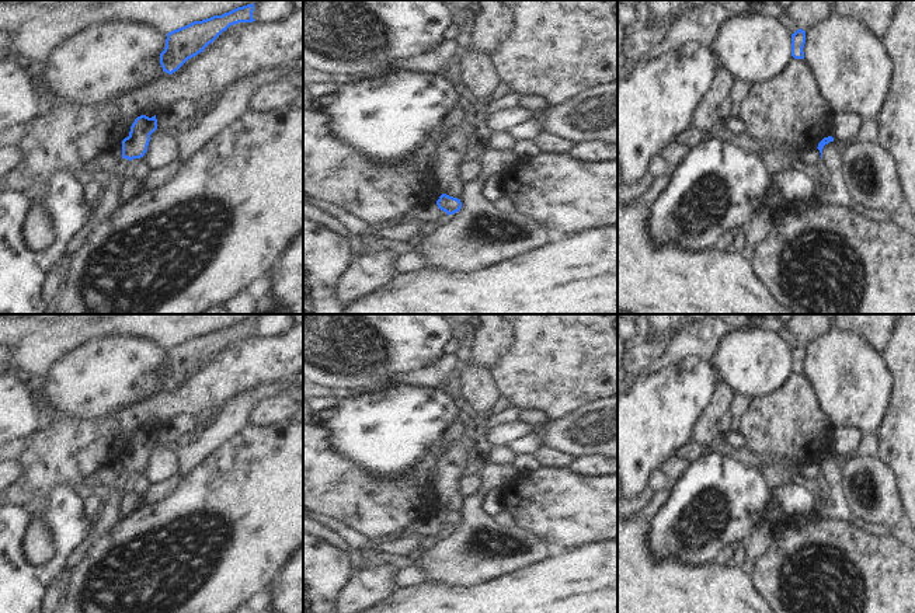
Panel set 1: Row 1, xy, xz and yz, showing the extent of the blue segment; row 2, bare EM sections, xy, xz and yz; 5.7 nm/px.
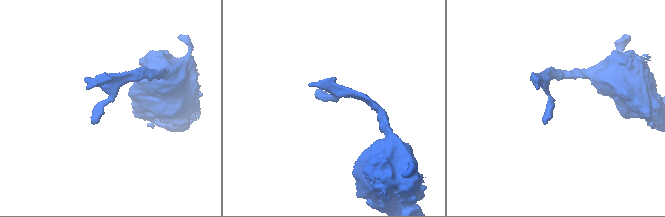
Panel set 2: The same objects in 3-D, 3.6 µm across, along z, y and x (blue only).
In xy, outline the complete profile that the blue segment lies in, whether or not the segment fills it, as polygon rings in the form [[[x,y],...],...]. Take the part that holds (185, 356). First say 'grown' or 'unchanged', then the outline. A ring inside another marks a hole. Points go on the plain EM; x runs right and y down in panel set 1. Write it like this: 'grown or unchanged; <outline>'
unchanged; [[[254,317],[237,321],[222,330],[194,335],[167,348],[166,362],[160,368],[163,386],[173,389],[188,373],[203,366],[223,345],[239,337],[253,337]]]

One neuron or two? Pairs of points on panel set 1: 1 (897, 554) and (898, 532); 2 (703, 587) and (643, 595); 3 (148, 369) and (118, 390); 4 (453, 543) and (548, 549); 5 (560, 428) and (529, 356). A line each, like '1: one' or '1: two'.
1: two
2: one
3: one
4: one
5: two

